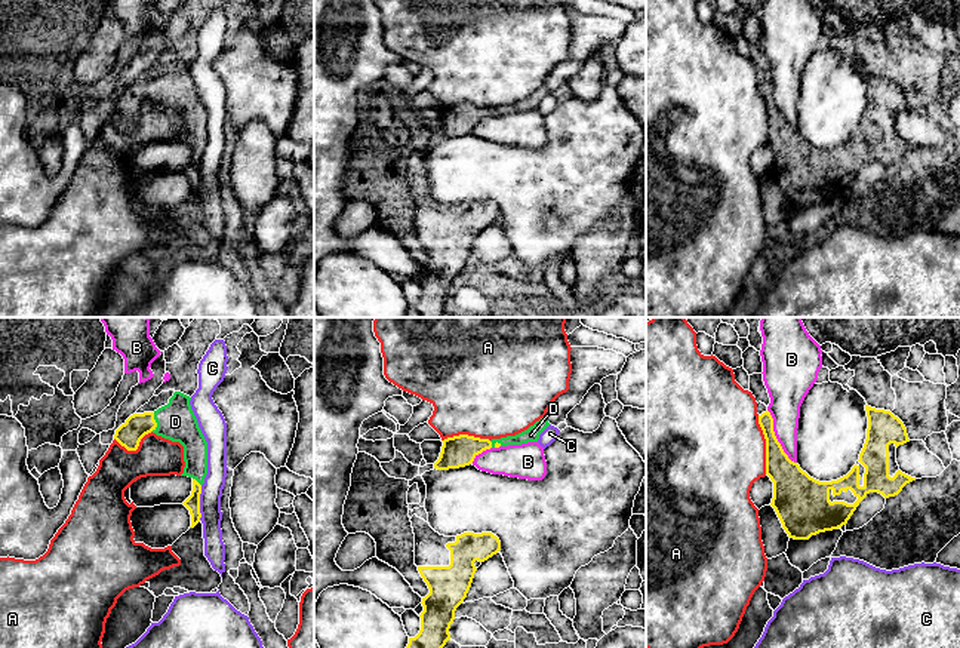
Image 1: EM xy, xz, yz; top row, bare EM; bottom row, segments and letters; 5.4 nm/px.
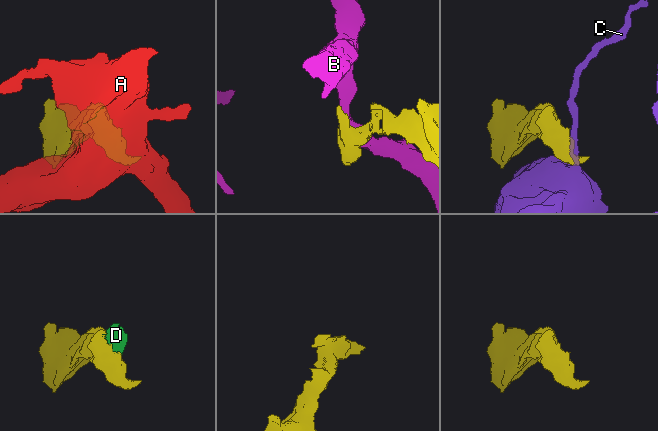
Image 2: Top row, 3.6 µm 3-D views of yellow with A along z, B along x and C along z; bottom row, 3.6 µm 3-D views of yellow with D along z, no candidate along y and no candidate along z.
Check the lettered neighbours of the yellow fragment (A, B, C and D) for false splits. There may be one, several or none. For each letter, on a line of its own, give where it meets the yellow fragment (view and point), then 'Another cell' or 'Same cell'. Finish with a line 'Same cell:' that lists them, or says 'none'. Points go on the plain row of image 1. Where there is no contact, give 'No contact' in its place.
A: Touches yellow at yz (766, 113). Another cell
B: Touches yellow at yz (775, 106). Another cell
C: Touches yellow at xy (199, 171). Another cell
D: Touches yellow at xy (154, 89). Same cell
Same cell: D

